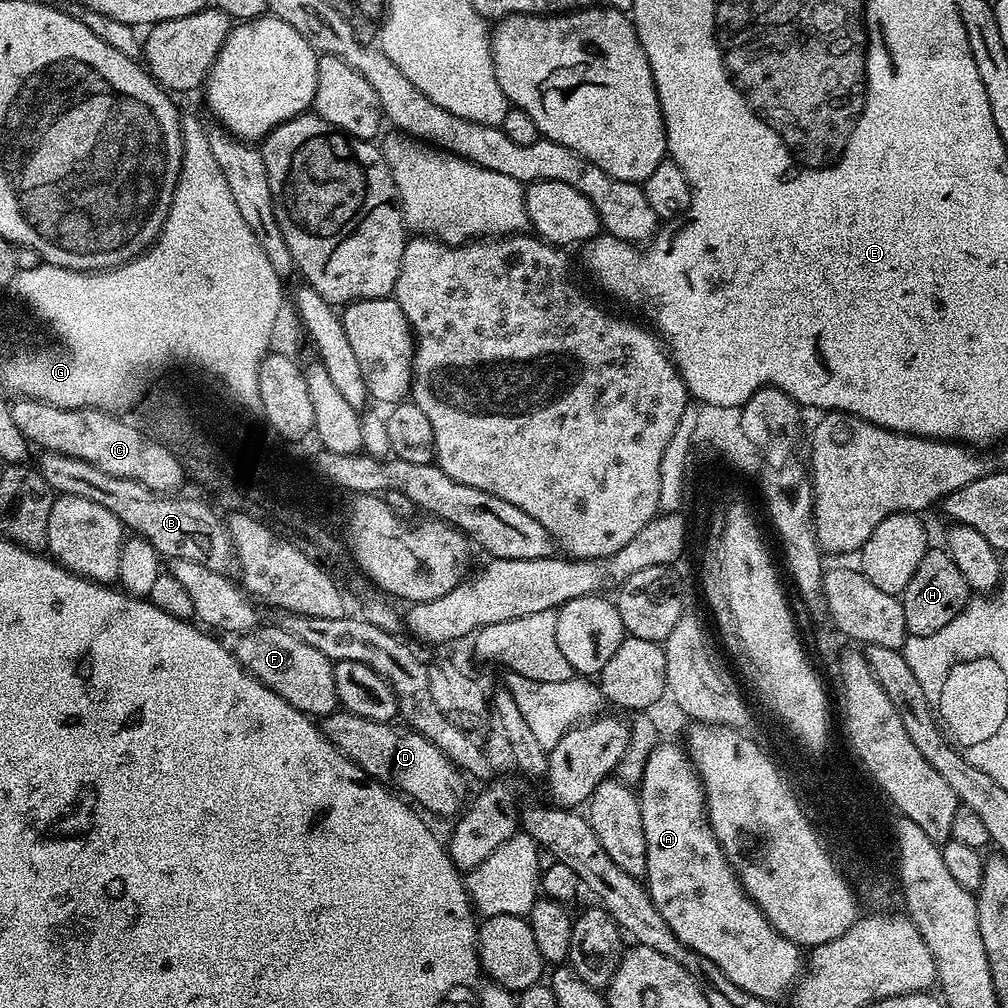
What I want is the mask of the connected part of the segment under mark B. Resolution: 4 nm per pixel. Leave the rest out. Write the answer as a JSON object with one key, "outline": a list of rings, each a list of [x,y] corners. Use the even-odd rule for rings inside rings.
{"outline":[[[41,451],[38,467],[42,478],[51,486],[53,493],[77,495],[98,502],[118,518],[129,533],[146,538],[150,546],[169,561],[189,560],[198,562],[210,570],[231,573],[234,566],[234,549],[223,519],[216,517],[217,509],[211,503],[191,500],[181,494],[161,494],[150,490],[142,482],[130,478],[114,478],[98,466],[70,458],[66,454]]]}

